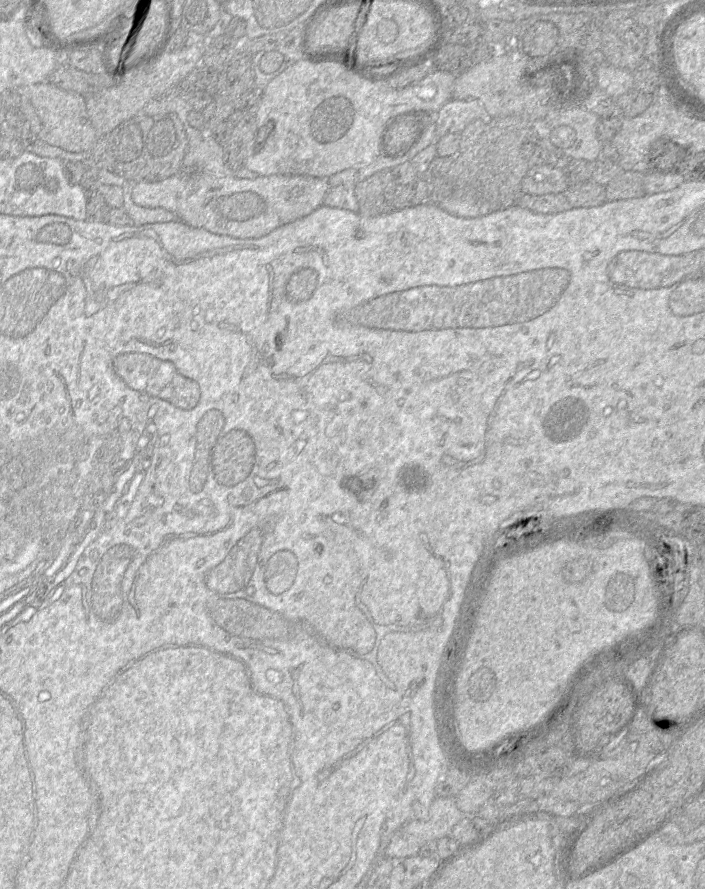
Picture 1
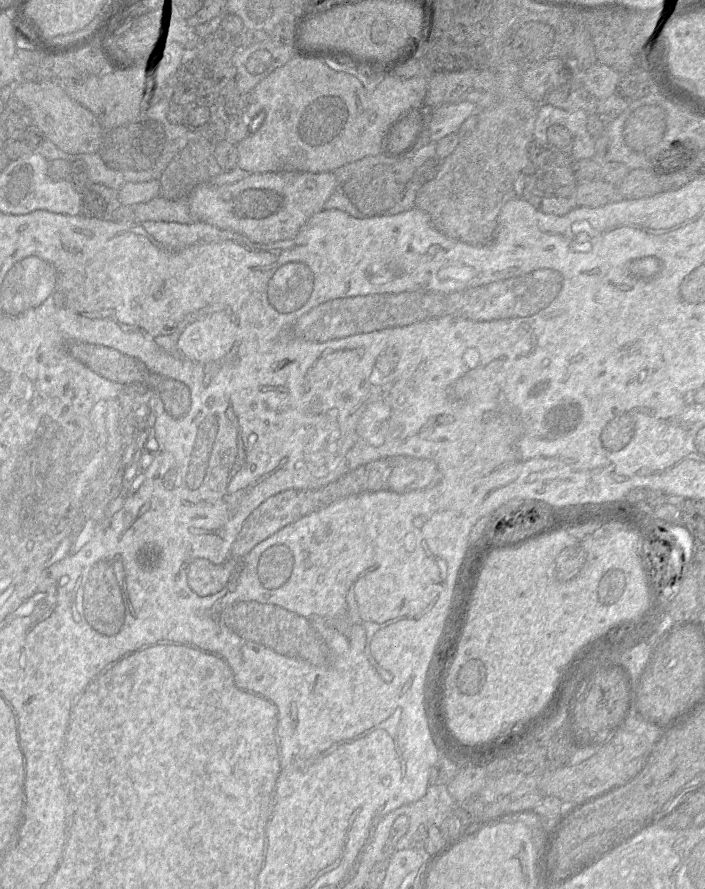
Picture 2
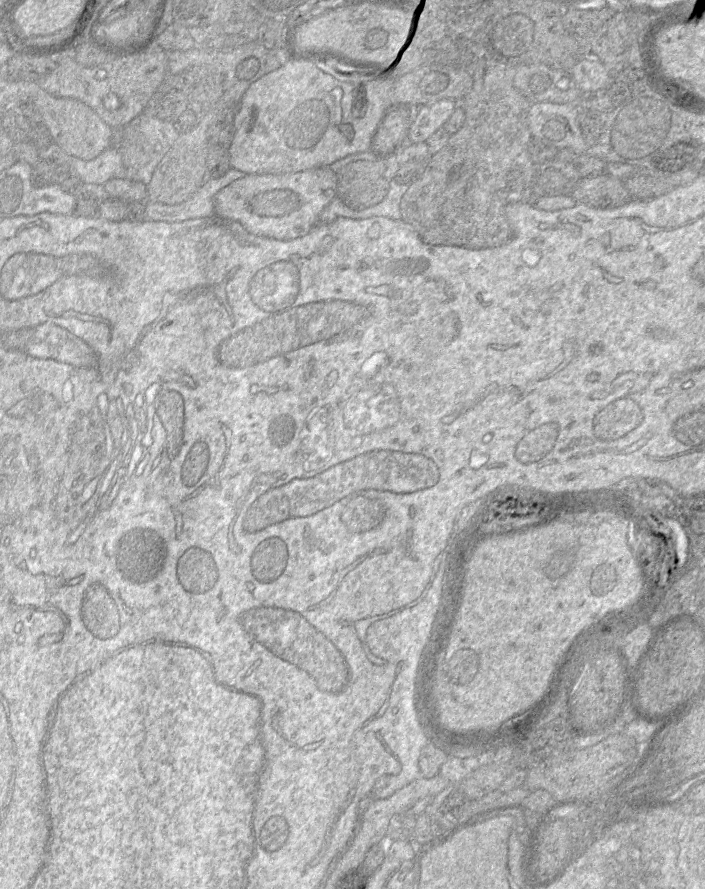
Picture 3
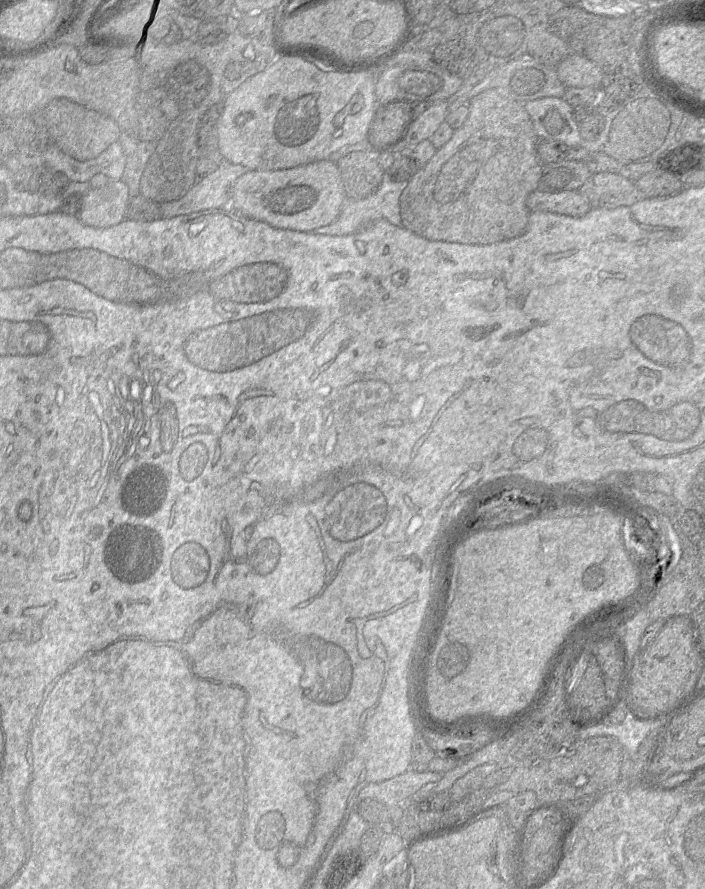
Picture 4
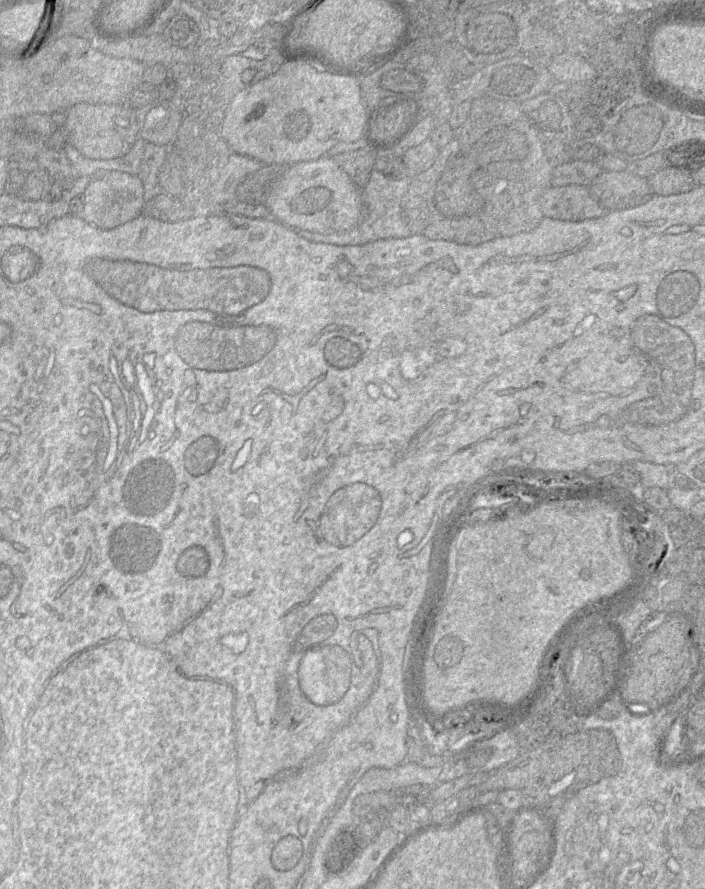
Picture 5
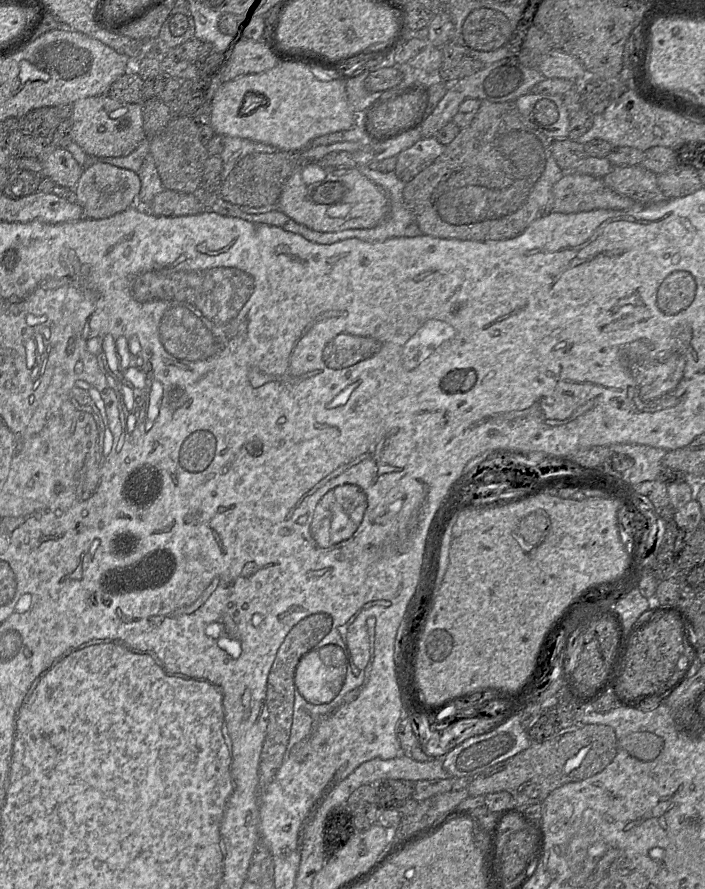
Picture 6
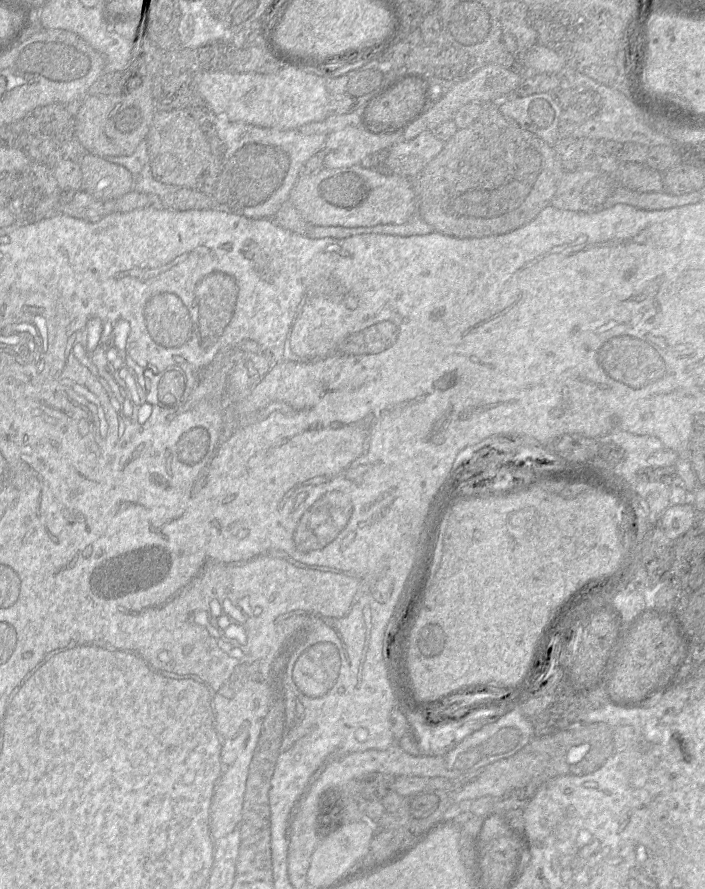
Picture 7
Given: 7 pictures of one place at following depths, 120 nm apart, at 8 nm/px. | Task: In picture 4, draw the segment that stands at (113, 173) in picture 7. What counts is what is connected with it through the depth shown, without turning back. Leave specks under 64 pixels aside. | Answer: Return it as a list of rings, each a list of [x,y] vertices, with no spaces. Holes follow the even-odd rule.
[[[122,180],[111,181],[103,188],[92,189],[85,196],[85,211],[78,216],[85,224],[107,229],[124,222],[134,196]]]

